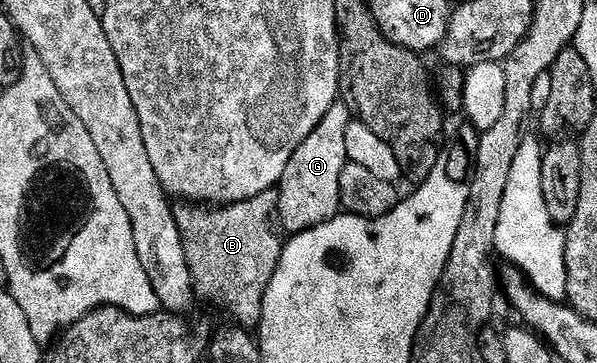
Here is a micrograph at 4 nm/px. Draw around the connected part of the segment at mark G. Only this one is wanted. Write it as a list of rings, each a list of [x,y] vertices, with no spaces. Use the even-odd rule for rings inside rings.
[[[337,102],[330,106],[330,110],[322,114],[322,122],[310,130],[306,142],[302,142],[302,146],[294,150],[290,162],[286,162],[286,170],[278,185],[278,214],[285,233],[305,232],[341,215],[342,170],[350,162],[346,154],[346,126],[353,123],[354,113],[347,104]]]

